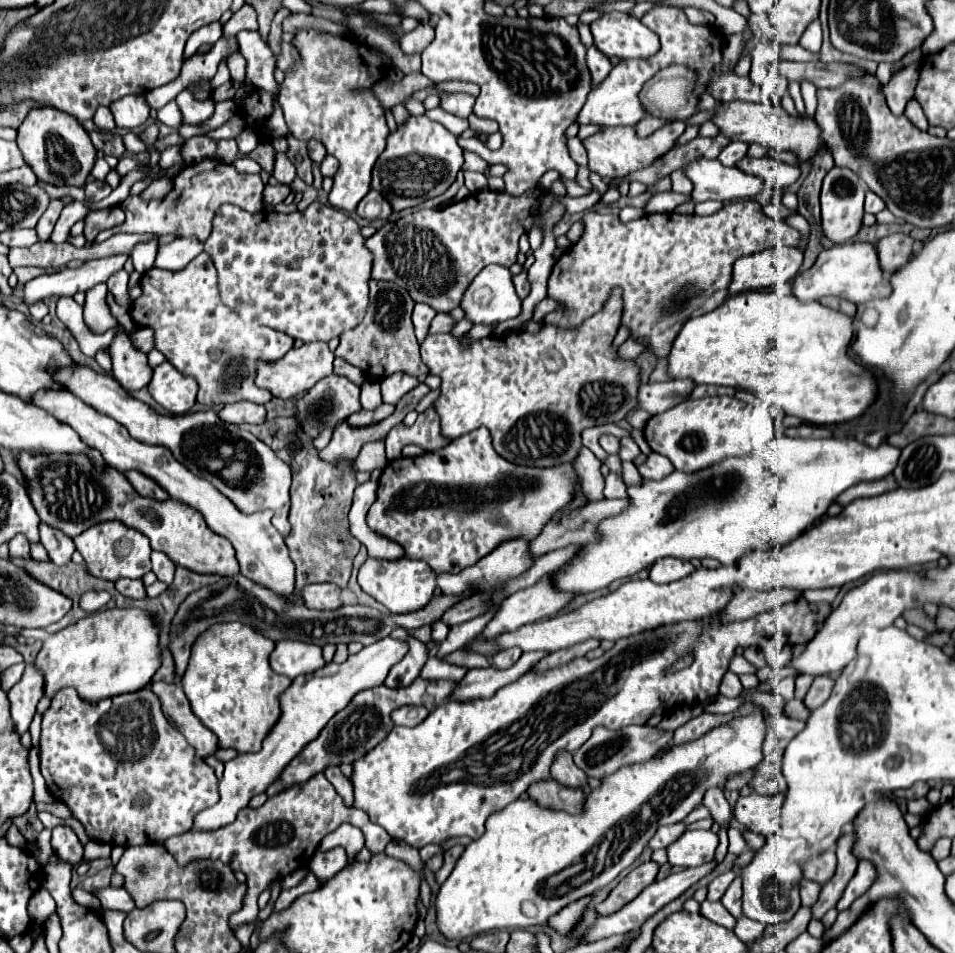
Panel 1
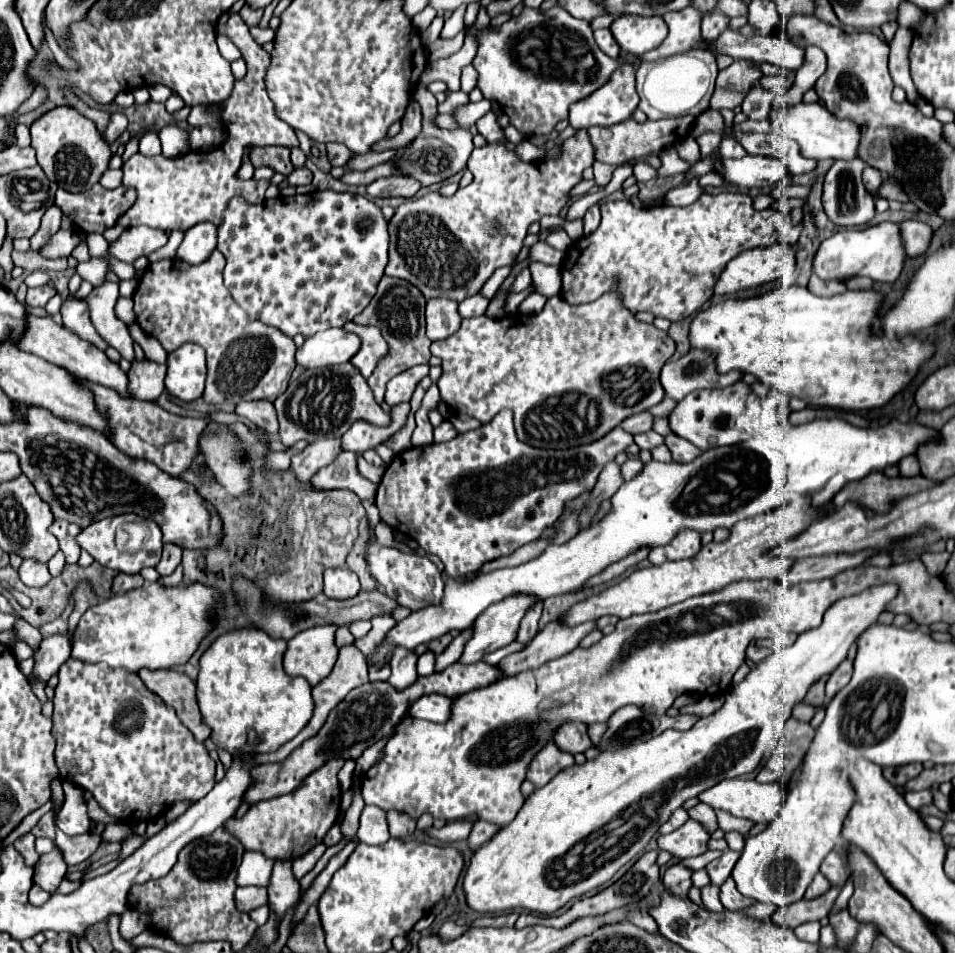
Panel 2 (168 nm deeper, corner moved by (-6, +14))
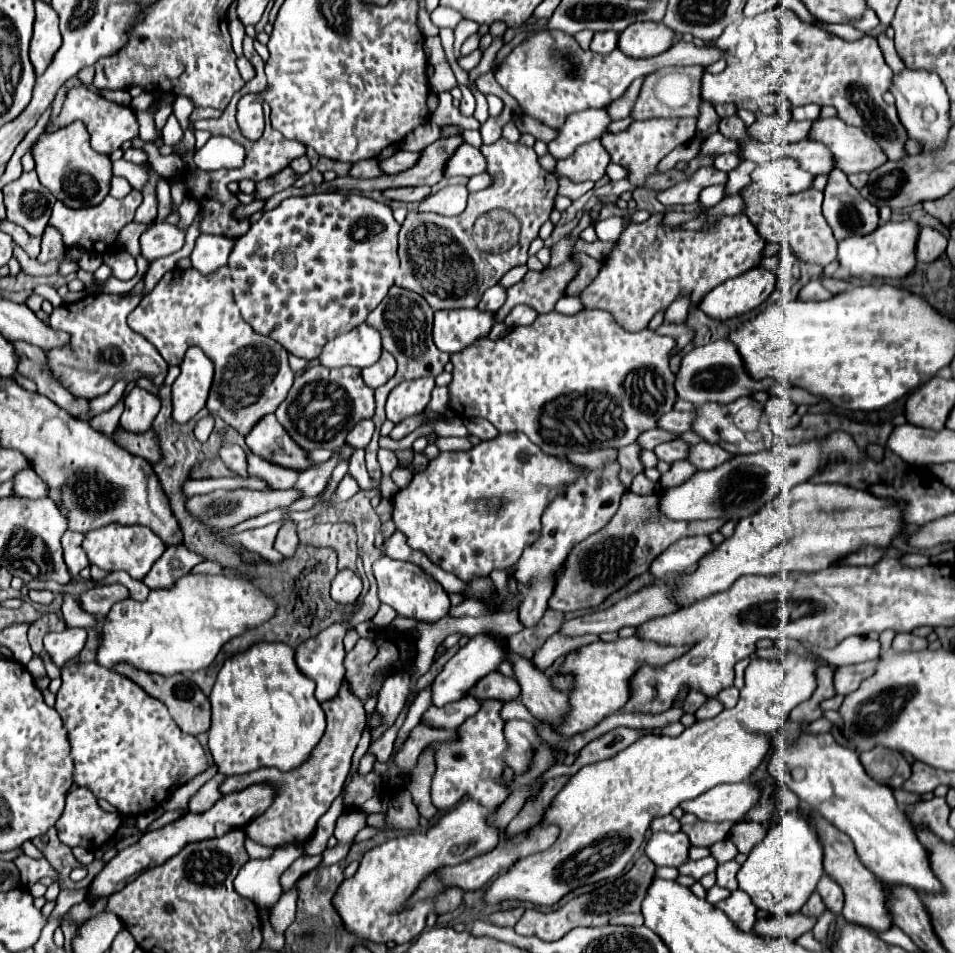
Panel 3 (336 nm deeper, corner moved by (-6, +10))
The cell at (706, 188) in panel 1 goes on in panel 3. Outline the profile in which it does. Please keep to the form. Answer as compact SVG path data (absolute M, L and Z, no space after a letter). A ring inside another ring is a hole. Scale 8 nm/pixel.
M774 159L770 163L760 165L752 173L752 181L764 185L766 189L774 191L780 197L786 197L810 189L814 175L800 169L798 161L794 159Z

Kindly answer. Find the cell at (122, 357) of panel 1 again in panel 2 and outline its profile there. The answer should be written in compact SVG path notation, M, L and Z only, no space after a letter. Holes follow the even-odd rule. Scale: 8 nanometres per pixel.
M134 359L128 371L128 389L134 399L156 401L164 391L166 365L152 363L150 359Z

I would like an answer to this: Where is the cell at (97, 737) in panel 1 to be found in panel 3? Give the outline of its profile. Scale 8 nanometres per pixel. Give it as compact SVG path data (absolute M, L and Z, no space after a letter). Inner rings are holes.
M74 663L62 669L62 687L56 695L56 711L68 729L72 759L76 765L74 783L88 787L98 799L118 807L122 815L144 815L162 805L174 789L188 783L208 767L202 745L194 735L184 733L170 717L164 703L148 697L142 687L116 671L102 669L98 663Z

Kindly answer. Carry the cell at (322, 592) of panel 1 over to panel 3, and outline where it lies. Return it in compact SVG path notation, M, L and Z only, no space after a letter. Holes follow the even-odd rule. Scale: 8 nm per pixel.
M350 569L338 571L338 575L332 581L332 599L336 603L354 603L360 593L362 593L360 577Z

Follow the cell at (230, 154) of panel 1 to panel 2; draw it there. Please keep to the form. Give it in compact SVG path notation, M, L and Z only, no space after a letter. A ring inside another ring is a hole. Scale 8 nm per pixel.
M266 147L266 149L252 149L250 153L252 165L260 167L260 165L270 165L274 167L278 173L288 175L294 167L290 163L290 149L288 147Z

